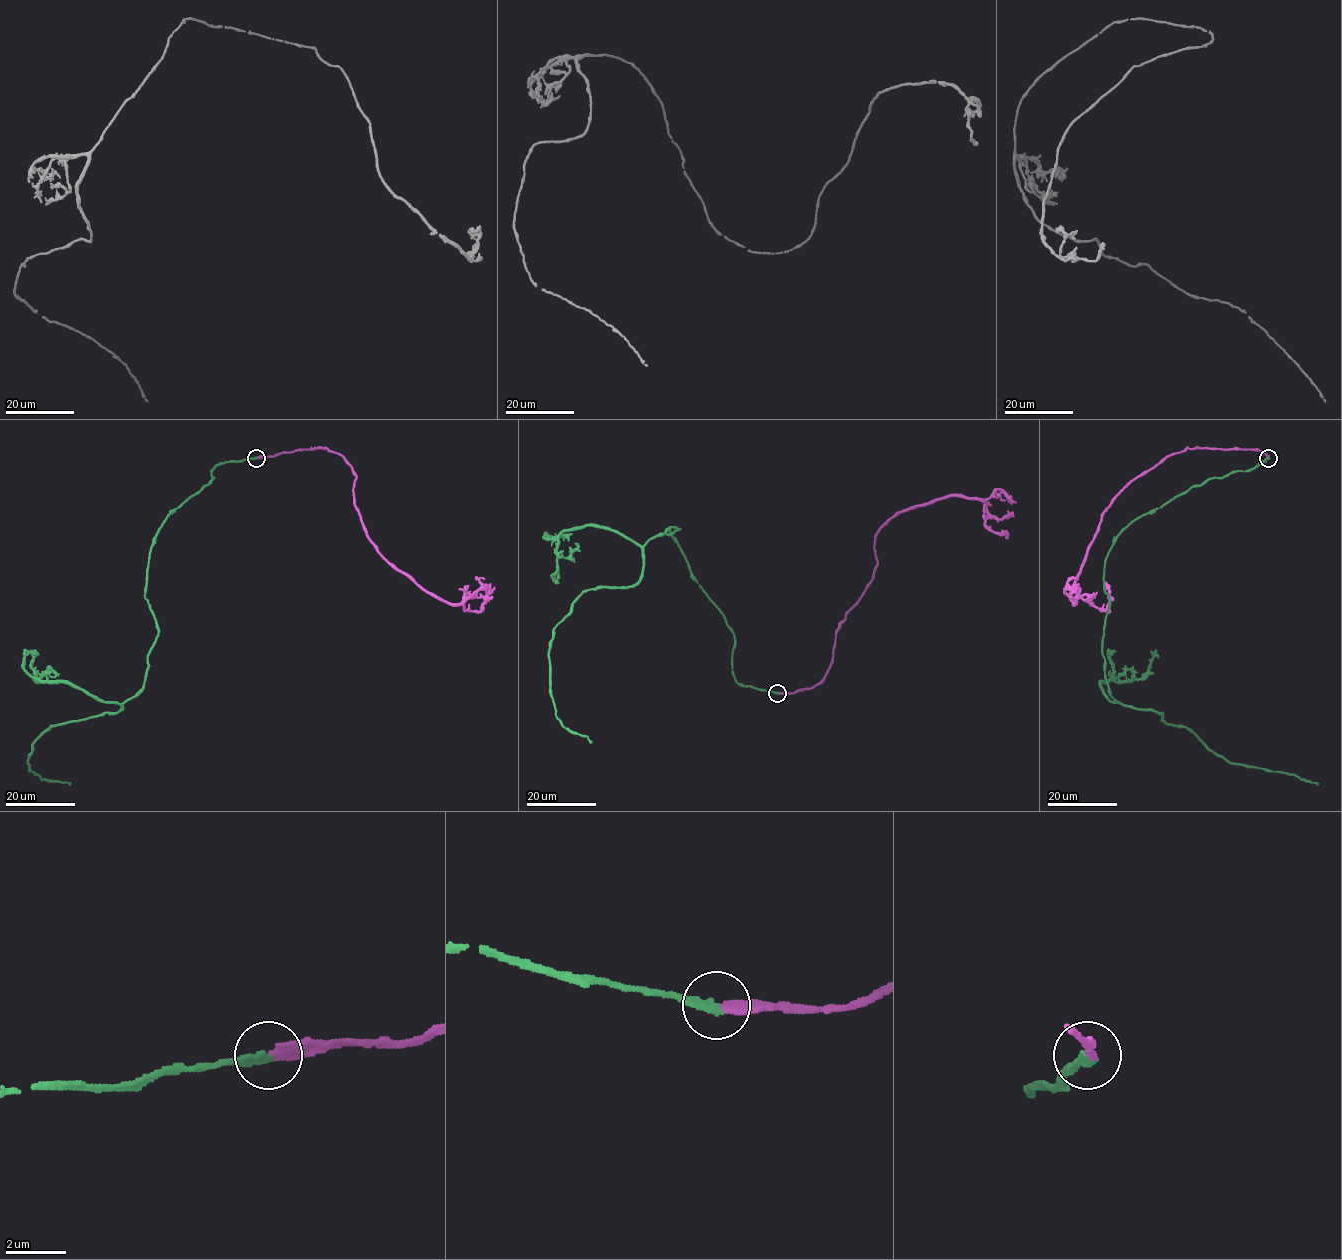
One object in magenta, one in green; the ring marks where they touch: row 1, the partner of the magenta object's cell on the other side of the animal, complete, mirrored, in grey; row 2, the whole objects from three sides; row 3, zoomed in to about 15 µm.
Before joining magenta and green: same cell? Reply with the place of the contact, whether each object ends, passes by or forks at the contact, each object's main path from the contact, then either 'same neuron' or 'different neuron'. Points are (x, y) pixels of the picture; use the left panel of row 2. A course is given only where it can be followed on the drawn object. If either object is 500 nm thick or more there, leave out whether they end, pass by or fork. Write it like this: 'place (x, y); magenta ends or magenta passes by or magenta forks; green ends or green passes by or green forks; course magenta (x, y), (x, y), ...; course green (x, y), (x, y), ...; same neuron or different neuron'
place (256, 458); magenta ends; green ends; course magenta (257, 457), (338, 453), (356, 476), (364, 530), (389, 562), (471, 611), (485, 600), (480, 582); course green (257, 457), (220, 463), (156, 535), (144, 686), (32, 745), (29, 768), (69, 784); same neuron

